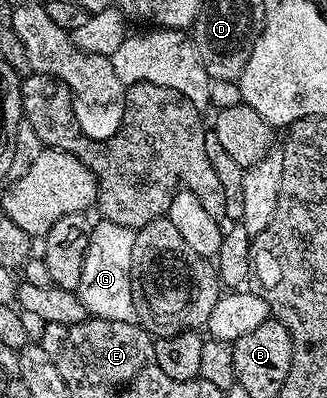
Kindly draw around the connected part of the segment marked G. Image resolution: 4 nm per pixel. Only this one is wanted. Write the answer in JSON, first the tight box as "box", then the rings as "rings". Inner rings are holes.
{"box":[79,218,137,322],"rings":[[[101,218],[92,223],[92,236],[82,265],[79,296],[89,316],[106,321],[137,322],[136,306],[132,296],[132,258],[136,231],[124,225],[114,225]]]}

